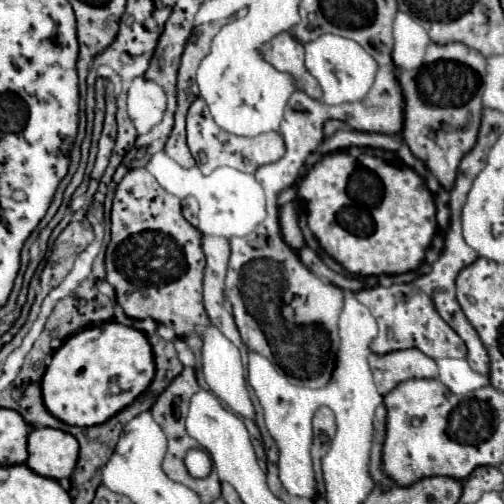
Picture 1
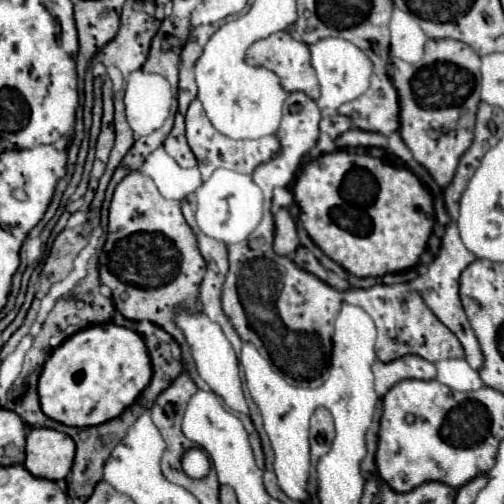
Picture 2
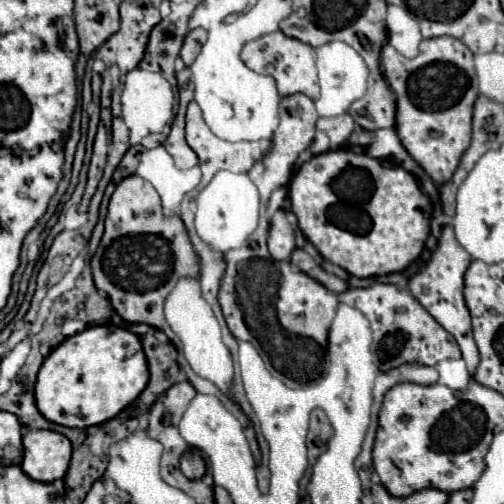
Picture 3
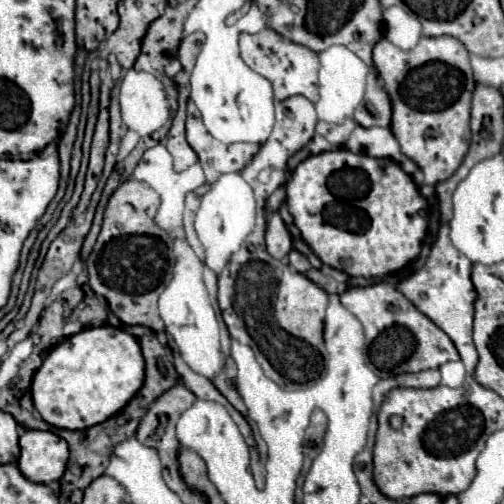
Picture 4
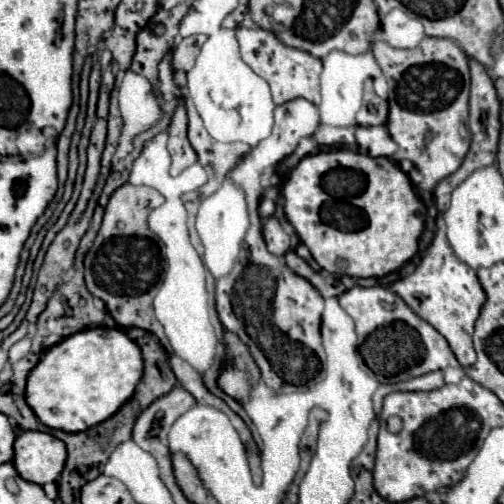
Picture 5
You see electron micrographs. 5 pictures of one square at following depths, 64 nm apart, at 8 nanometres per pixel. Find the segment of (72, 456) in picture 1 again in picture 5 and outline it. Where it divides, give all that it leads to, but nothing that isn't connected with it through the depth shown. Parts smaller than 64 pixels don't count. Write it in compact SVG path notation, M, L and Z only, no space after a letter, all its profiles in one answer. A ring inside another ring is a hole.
M22 432L16 438L14 452L18 474L40 486L56 482L66 462L66 444L46 432Z

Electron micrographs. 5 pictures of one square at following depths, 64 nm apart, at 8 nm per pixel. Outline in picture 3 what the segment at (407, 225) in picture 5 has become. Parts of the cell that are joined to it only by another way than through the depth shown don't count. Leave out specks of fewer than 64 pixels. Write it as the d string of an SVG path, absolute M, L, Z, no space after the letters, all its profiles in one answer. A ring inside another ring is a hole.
M348 148L318 154L310 162L302 164L288 190L292 212L296 214L304 236L326 260L338 264L356 278L384 276L406 270L420 256L430 234L432 204L430 198L420 190L416 178L402 166L384 164L378 158L356 154Z

